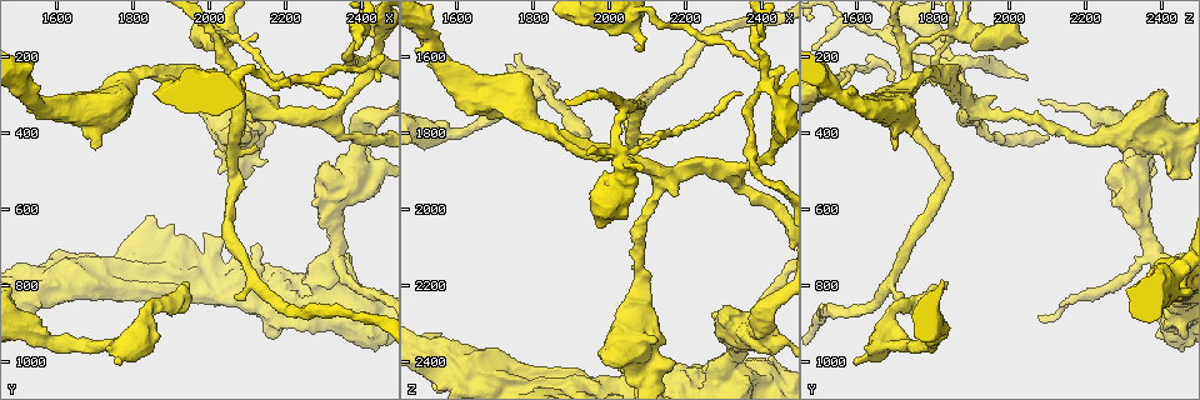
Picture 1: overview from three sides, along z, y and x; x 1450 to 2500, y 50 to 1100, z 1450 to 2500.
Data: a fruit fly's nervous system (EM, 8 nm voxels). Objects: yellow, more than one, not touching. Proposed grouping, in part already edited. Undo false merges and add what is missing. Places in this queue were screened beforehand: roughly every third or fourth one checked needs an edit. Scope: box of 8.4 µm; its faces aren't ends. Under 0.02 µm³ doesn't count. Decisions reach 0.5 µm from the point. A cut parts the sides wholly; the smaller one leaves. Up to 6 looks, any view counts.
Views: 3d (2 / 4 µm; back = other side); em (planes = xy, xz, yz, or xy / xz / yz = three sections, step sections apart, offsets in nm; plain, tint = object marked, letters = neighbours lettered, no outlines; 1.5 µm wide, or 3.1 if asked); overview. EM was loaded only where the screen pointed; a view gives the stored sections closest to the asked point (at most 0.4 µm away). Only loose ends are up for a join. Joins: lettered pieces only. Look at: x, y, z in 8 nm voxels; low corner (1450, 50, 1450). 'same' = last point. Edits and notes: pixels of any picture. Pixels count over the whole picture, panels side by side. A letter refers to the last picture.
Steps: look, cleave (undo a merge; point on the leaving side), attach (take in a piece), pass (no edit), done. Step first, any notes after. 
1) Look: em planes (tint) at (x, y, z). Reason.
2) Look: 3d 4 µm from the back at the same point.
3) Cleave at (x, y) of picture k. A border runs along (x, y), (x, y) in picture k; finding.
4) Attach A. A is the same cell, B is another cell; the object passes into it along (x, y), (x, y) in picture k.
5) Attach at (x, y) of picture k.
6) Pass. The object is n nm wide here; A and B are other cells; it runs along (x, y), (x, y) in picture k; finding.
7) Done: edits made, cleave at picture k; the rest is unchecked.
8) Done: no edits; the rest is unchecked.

Look: em xz step 4 (letters) at (2075, 235, 1580). An open end.

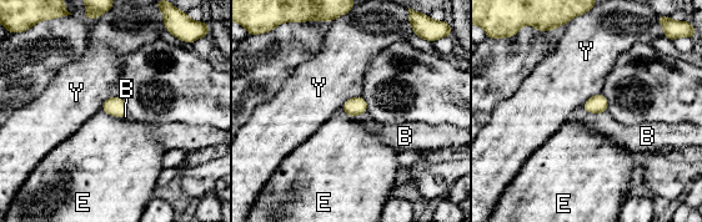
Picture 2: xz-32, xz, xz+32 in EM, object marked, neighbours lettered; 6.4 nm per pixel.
Look: em planes (letters) at the same point. Cut it another way.

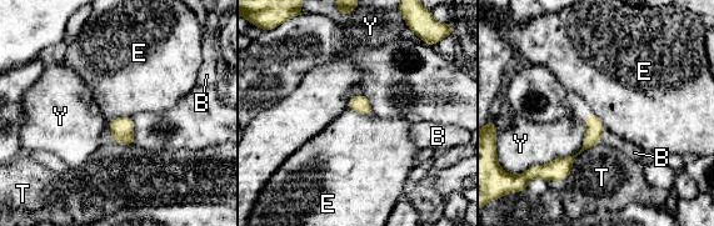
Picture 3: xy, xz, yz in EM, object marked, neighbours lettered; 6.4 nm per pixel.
Pass. B, E, T and Y are other cells; a border runs along (348, 106), (359, 112), (373, 114) in picture 3; none of them fits.

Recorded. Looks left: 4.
Look: em xy step 8 (letters) at (2085, 830, 1730). Free end.

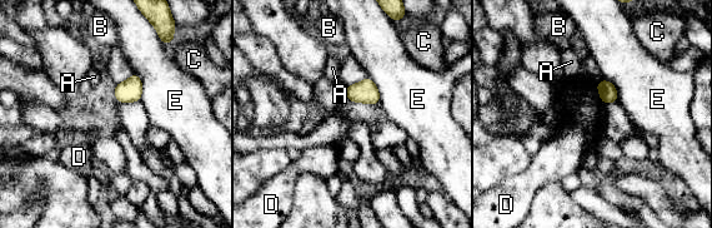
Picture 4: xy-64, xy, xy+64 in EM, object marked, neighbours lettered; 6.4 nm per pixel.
Look: em planes (letters) at the same point. Another direction.

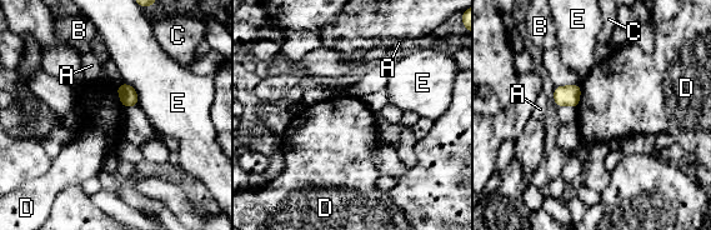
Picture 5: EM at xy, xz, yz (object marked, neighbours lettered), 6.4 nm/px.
Pass. A, B, C, D and E are other cells; a border runs along (581, 85), (576, 108) in picture 5; no lettered piece goes on from it.

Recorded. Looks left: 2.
Look: 3d 2 µm at (1750, 1015, 1600). An open end.

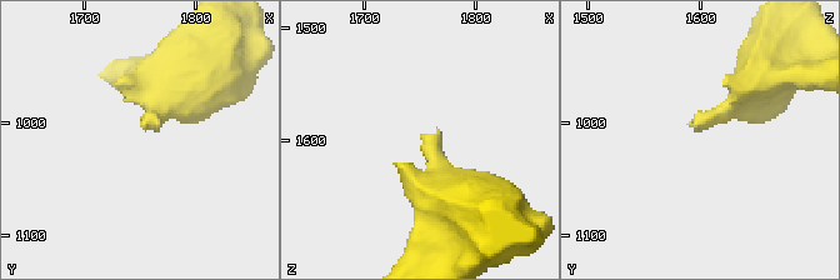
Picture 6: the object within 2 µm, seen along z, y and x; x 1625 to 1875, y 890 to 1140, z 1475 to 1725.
Look: em planes (letters) at (1752, 1008, 1598).

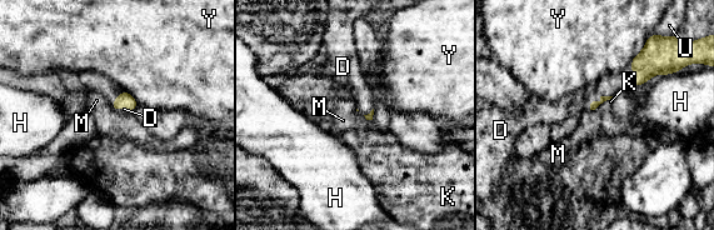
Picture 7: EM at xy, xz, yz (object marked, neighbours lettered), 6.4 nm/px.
Attach D. D is the same cell, H, K, M, U and Y are other cells; the neuron continues.

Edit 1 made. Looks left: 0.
Done: edits made, attach at picture 7; the rest is unchecked.

